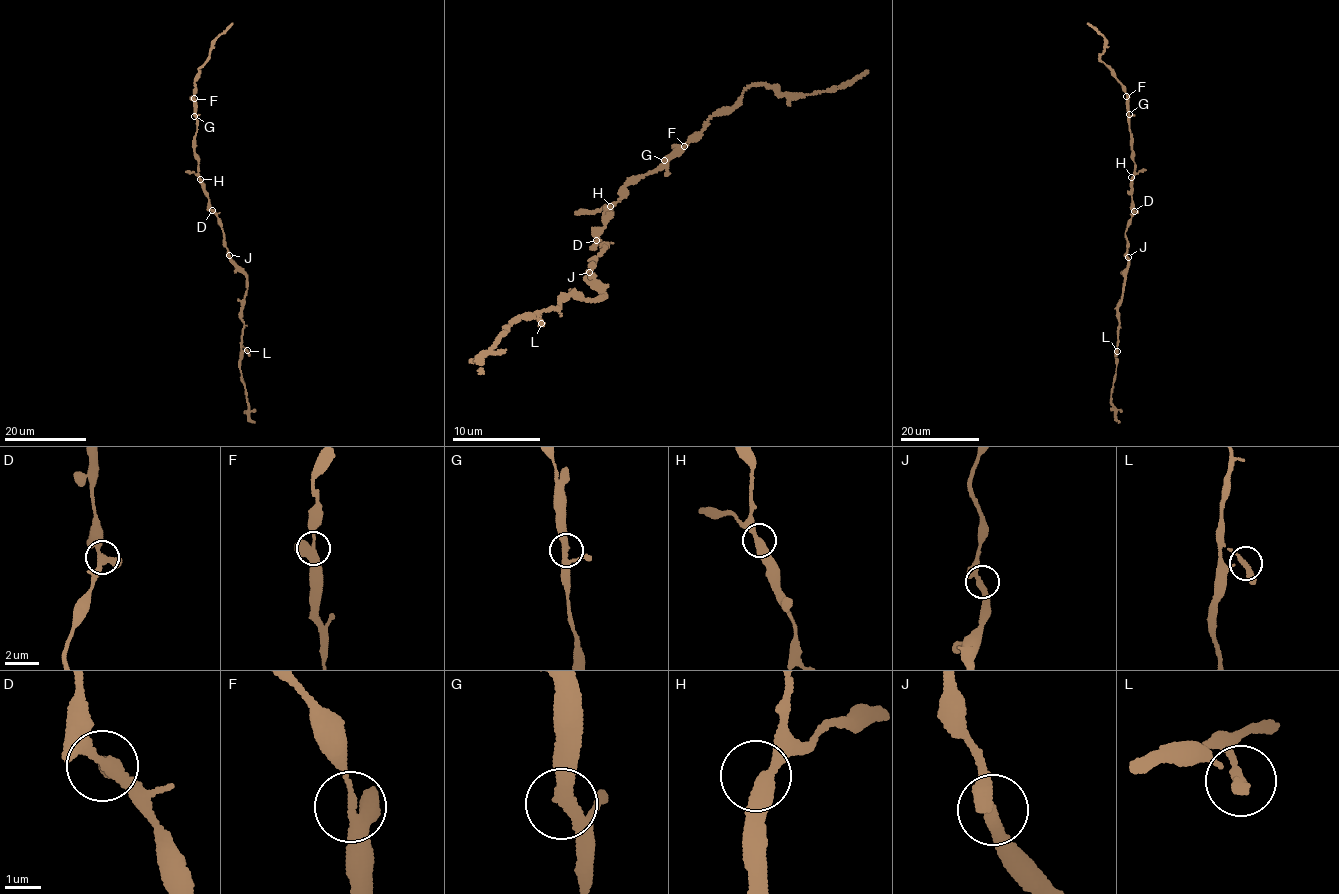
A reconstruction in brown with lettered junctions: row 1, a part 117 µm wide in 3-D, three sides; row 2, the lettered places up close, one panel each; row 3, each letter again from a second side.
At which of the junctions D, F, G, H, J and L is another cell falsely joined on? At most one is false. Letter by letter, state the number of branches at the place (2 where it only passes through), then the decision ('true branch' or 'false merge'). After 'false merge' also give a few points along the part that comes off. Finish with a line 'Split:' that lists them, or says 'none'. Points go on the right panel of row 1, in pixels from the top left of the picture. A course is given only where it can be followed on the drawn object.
D: 3 branches meet; true branch
F: 3 branches meet; true branch
G: 3 branches meet; true branch
H: 2 branches meet; true branch
J: 2 branches meet; true branch
L: 2 branches meet; true branch
Split: none

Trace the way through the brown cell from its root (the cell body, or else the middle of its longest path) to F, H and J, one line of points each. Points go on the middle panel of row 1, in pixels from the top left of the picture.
F: (599, 238), (597, 232), (613, 211), (608, 206), (626, 195), (625, 186), (668, 162), (683, 146)
H: (599, 238), (597, 232), (605, 227), (605, 220), (609, 218), (607, 215), (613, 211), (610, 206)
J: (599, 238), (598, 242), (603, 246), (600, 249), (604, 248), (591, 260), (593, 265), (589, 267), (589, 272)

